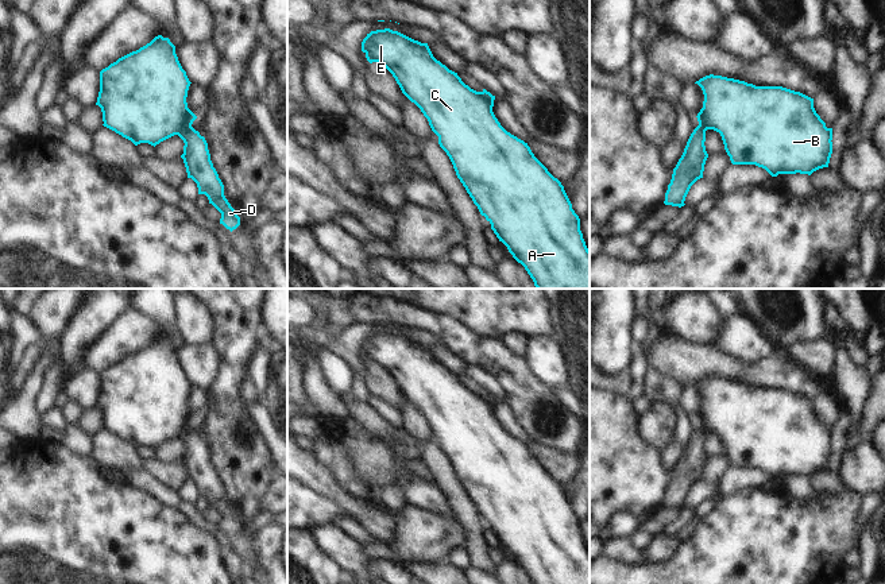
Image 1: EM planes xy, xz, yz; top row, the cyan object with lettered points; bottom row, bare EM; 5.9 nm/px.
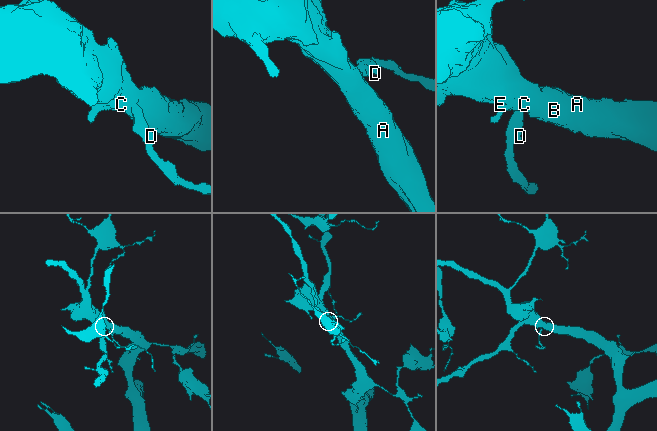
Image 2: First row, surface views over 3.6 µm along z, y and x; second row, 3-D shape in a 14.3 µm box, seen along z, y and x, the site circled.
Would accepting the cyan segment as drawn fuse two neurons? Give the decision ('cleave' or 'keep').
cleave

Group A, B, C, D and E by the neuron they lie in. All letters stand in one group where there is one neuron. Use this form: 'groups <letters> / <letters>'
groups A B C E / D

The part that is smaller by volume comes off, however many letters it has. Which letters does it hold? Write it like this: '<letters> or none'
D

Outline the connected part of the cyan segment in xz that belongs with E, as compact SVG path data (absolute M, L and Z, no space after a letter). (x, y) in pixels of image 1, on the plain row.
M390 330L371 333L362 344L362 353L370 366L383 367L402 395L421 411L480 517L491 526L491 531L513 560L525 569L533 584L590 584L590 552L580 533L580 521L572 511L564 488L534 459L527 445L501 428L492 414L494 403L483 394L471 391L457 375L437 363L428 345L398 333Z

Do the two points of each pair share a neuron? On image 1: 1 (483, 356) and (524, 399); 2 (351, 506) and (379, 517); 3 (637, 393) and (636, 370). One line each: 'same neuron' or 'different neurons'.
1: same neuron
2: same neuron
3: same neuron

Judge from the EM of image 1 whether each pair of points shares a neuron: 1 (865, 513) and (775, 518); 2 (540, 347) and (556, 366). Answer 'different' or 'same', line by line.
1: different
2: same

